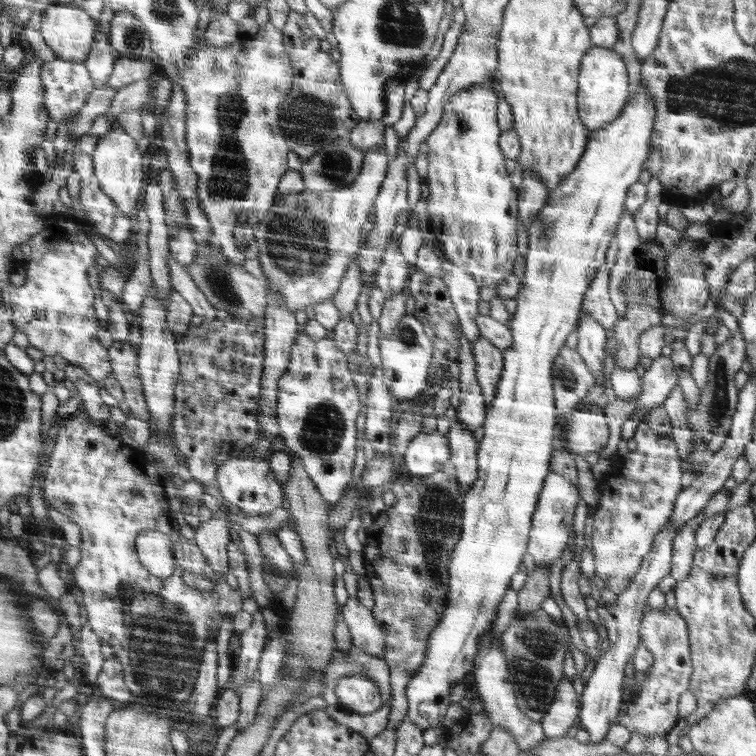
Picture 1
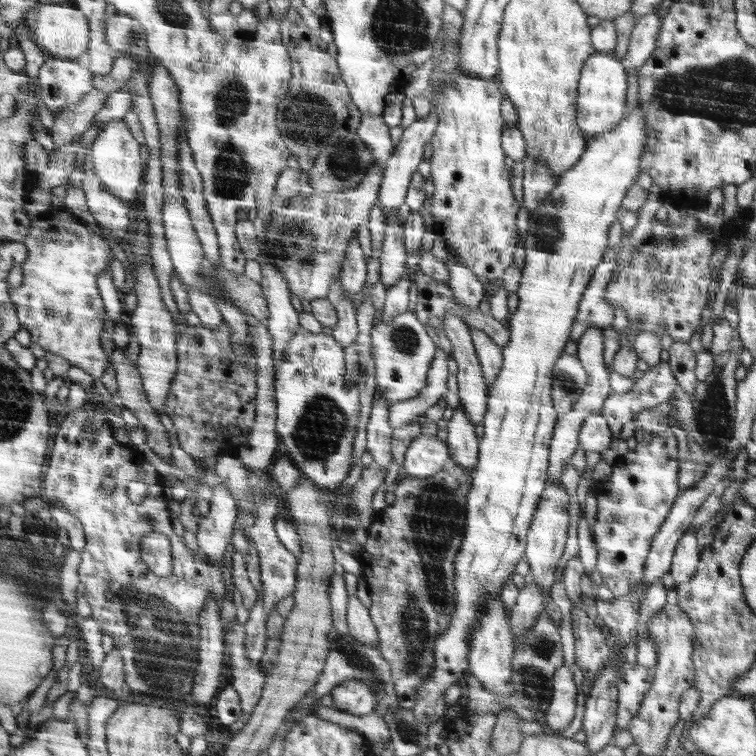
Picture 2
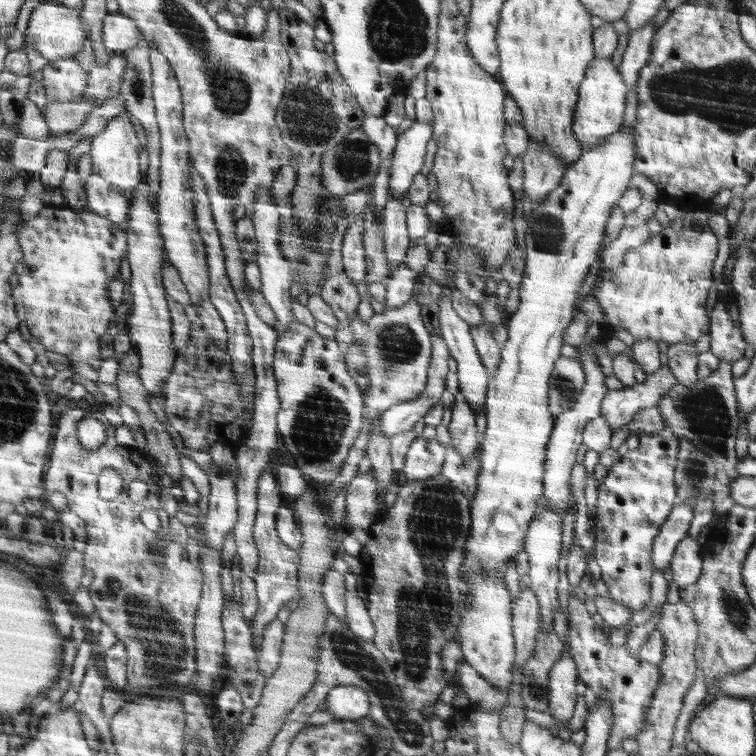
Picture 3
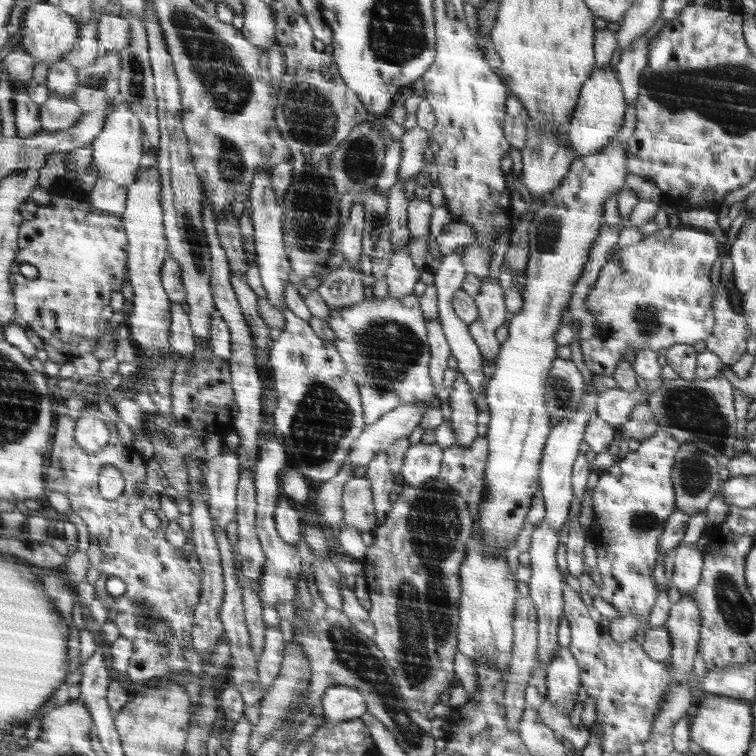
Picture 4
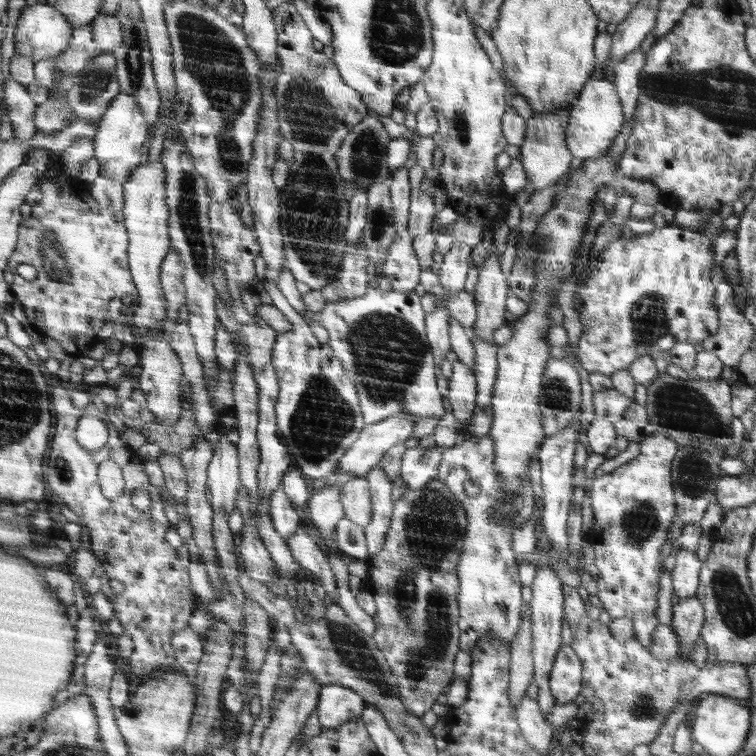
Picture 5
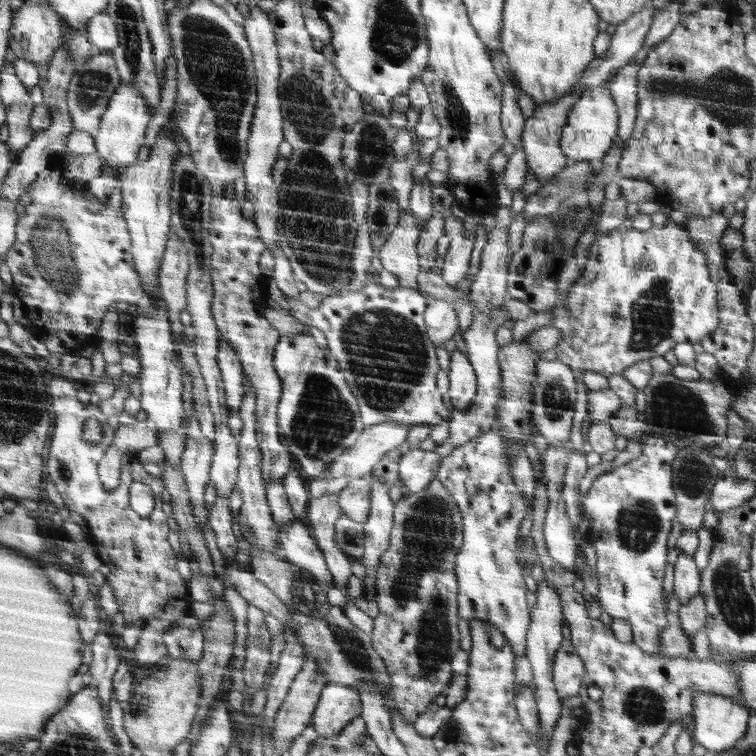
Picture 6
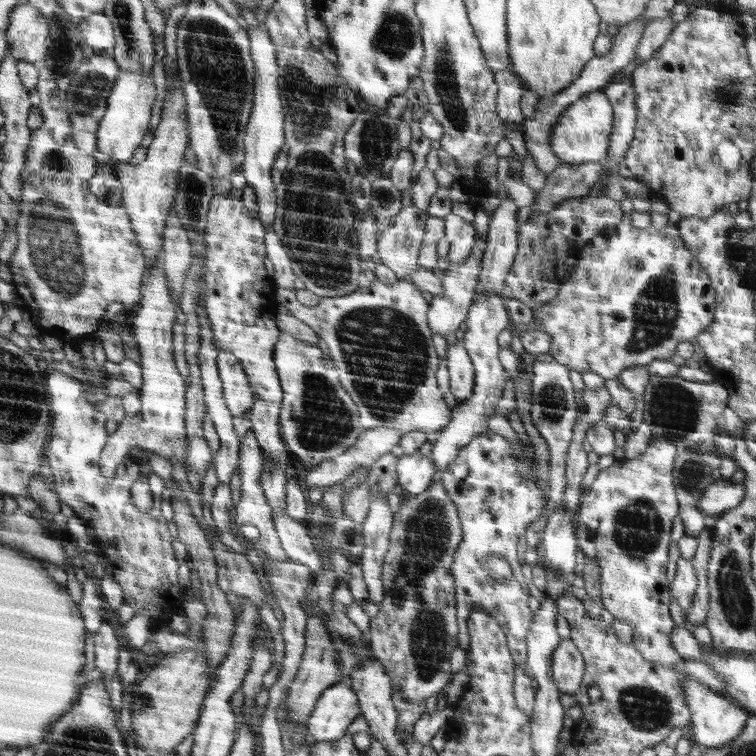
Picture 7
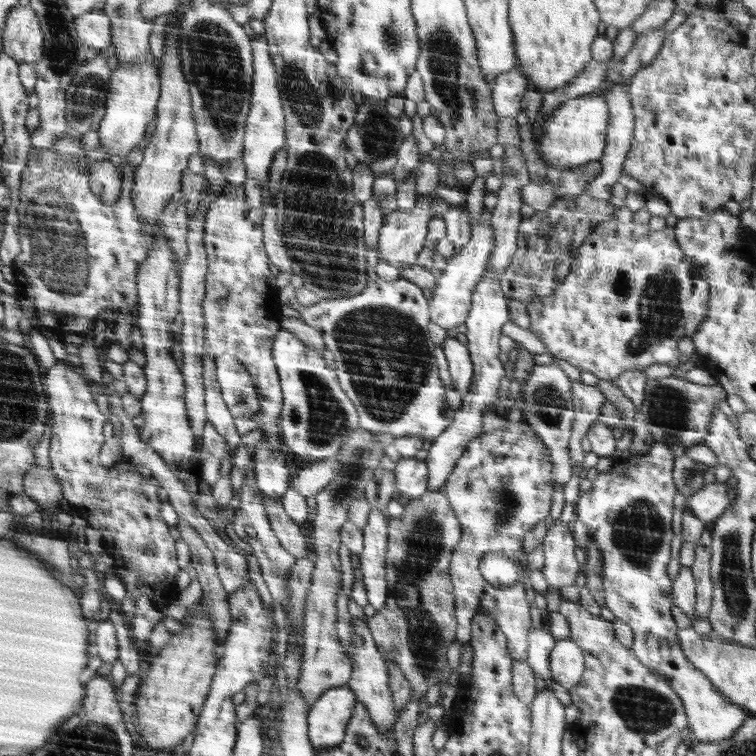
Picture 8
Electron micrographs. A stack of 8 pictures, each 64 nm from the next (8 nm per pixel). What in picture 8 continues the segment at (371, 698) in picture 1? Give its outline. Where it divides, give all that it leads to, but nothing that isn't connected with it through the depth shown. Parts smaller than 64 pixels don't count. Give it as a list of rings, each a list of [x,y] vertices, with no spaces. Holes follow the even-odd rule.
[[[345,685],[324,692],[309,711],[309,738],[317,753],[330,751],[345,738],[357,705],[356,694]]]

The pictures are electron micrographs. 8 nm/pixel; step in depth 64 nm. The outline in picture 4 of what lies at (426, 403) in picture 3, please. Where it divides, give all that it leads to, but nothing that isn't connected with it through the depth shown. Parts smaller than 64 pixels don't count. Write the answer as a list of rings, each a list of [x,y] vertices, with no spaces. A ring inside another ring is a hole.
[[[440,317],[430,320],[429,324],[429,347],[432,349],[432,362],[429,364],[430,376],[432,376],[434,391],[436,394],[443,387],[444,370],[448,367],[448,358],[451,350],[440,323]],[[422,404],[398,405],[394,410],[390,410],[377,423],[362,432],[357,442],[358,446],[346,455],[346,462],[352,462],[354,468],[360,468],[360,466],[366,468],[372,462],[374,454],[382,450],[387,451],[389,445],[396,442],[398,438],[412,434],[419,426],[424,413]]]

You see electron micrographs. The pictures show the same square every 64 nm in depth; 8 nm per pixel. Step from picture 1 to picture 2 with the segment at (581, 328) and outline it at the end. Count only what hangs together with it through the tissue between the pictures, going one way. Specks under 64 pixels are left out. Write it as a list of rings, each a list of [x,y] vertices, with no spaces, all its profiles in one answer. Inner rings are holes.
[[[588,326],[586,332],[582,334],[582,338],[577,342],[577,356],[581,357],[582,364],[588,370],[589,382],[586,383],[584,394],[574,403],[573,410],[564,415],[559,415],[557,418],[556,431],[550,443],[548,483],[558,484],[558,482],[561,482],[562,472],[568,466],[568,462],[571,462],[570,458],[572,458],[572,455],[578,448],[578,433],[580,433],[581,424],[584,423],[588,414],[601,414],[606,397],[613,392],[609,385],[610,370],[604,364],[603,342],[602,329],[598,326]]]

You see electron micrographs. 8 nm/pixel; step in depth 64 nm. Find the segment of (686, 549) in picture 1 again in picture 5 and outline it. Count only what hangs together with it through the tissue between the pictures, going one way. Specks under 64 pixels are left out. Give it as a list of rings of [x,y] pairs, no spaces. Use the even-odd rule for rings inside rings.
[[[680,549],[677,553],[676,563],[672,570],[671,579],[674,594],[680,599],[694,598],[699,587],[701,562],[696,552]]]

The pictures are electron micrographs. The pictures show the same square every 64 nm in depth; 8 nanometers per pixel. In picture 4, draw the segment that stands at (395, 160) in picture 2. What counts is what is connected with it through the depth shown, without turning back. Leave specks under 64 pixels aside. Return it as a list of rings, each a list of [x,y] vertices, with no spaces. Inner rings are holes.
[[[416,126],[404,132],[400,142],[403,154],[400,169],[398,170],[397,182],[405,184],[410,177],[424,174],[422,155],[428,145],[429,131]]]

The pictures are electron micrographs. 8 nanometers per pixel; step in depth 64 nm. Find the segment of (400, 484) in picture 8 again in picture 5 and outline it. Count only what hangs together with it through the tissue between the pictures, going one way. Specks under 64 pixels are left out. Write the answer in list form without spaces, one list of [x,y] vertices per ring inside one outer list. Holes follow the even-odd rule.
[[[420,445],[409,448],[403,454],[400,476],[407,489],[420,490],[440,474],[441,459],[444,455],[438,446],[424,448]]]

